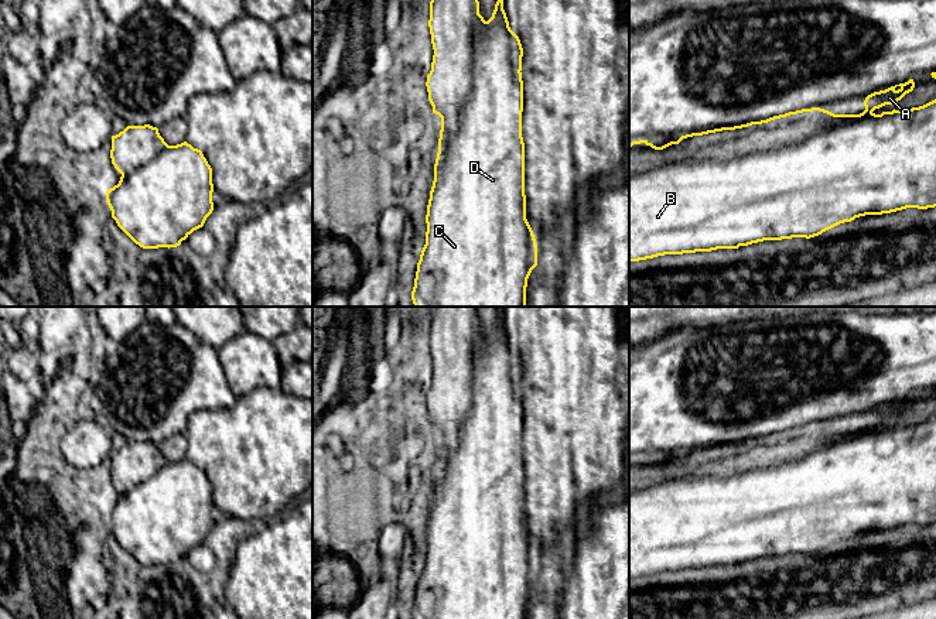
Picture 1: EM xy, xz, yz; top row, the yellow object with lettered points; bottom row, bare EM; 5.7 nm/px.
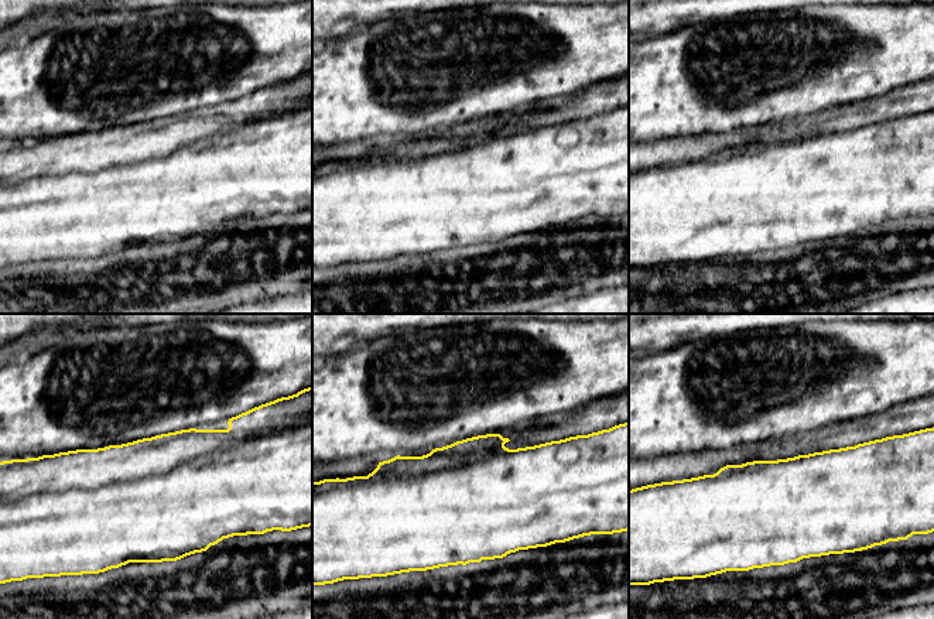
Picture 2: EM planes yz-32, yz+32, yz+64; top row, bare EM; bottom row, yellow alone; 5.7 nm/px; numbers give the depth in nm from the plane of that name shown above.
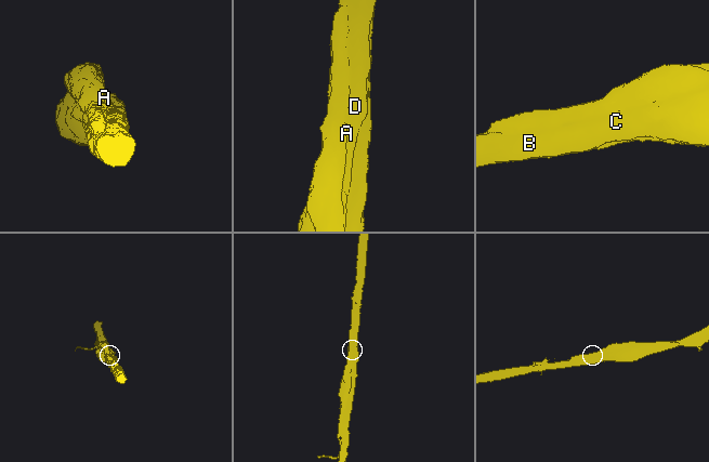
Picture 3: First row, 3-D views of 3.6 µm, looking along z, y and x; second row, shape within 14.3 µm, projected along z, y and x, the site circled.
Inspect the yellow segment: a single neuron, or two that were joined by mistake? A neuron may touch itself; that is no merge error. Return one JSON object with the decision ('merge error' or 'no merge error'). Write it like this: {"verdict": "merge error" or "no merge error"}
{"verdict": "merge error"}

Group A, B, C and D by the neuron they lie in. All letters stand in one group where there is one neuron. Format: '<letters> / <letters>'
A / B C D

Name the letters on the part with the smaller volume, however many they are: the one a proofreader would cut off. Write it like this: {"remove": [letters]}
{"remove": ["A"]}

